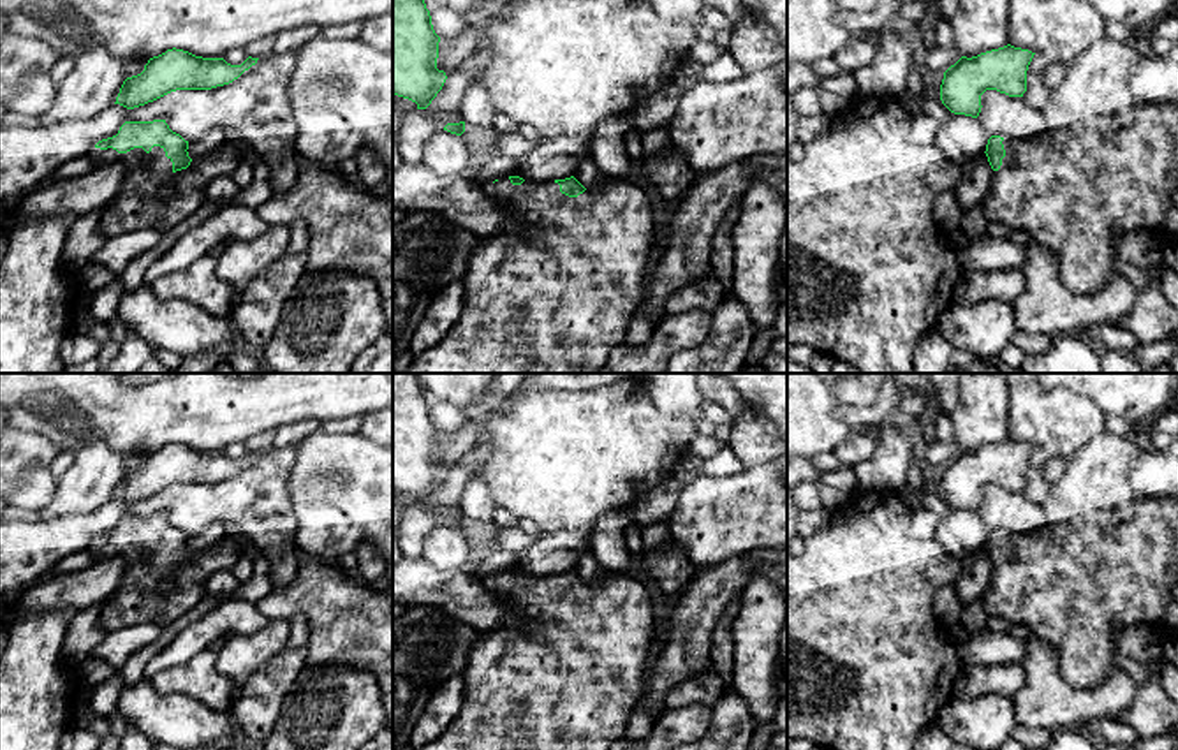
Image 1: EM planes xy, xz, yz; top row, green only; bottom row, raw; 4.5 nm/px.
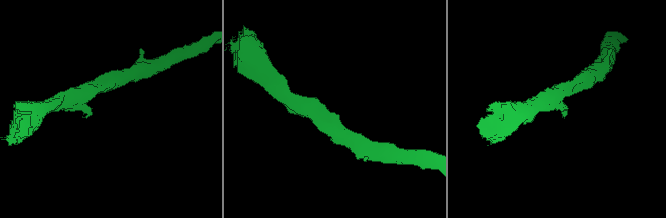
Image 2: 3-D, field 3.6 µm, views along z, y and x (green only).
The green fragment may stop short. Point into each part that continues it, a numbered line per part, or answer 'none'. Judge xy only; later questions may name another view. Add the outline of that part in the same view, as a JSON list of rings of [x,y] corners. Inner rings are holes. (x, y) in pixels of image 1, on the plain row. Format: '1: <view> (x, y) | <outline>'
1: xy (138, 599) | [[[225,535],[211,548],[192,553],[190,560],[173,565],[164,542],[153,540],[150,548],[134,542],[118,548],[113,542],[93,542],[95,562],[121,556],[127,570],[116,593],[102,604],[100,625],[106,632],[116,632],[134,623],[169,625],[194,609],[204,597],[210,576],[231,570],[243,555],[243,540]],[[174,576],[174,586],[167,593],[158,592],[160,579]]]

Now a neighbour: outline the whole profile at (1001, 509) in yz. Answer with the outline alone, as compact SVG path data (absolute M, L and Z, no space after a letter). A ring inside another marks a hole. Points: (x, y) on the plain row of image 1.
M986 484L981 489L981 500L977 516L988 532L1030 533L1046 523L1044 507L1030 502L1023 491Z

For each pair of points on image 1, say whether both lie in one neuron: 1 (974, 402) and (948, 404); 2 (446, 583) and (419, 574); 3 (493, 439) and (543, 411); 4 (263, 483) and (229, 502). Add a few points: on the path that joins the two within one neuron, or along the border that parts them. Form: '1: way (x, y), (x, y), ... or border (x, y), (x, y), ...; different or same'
1: border (958, 391), (958, 402), (949, 414); different
2: way (439, 583), (427, 581); same
3: way (506, 439), (518, 439), (534, 423); same
4: way (254, 492), (243, 502), (238, 502); same

